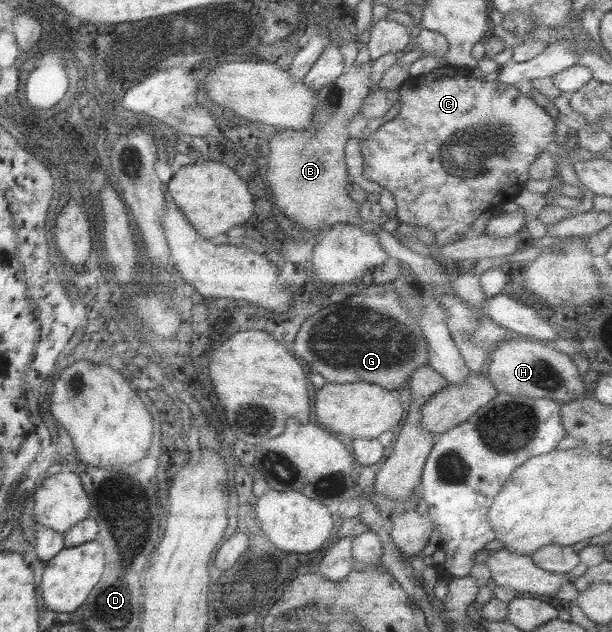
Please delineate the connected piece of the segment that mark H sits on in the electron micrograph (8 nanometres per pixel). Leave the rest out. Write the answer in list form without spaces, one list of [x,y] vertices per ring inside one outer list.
[[[509,337],[497,343],[488,355],[487,379],[496,393],[523,395],[527,398],[549,398],[559,405],[584,394],[581,374],[569,355],[541,346],[537,342]]]

